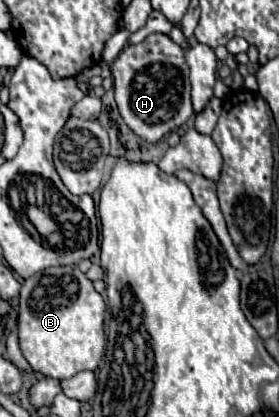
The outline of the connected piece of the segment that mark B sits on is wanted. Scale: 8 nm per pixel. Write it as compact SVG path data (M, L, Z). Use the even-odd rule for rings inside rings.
M77 265L49 267L25 279L21 287L19 345L29 365L53 379L69 379L79 371L95 371L105 351L105 303Z

